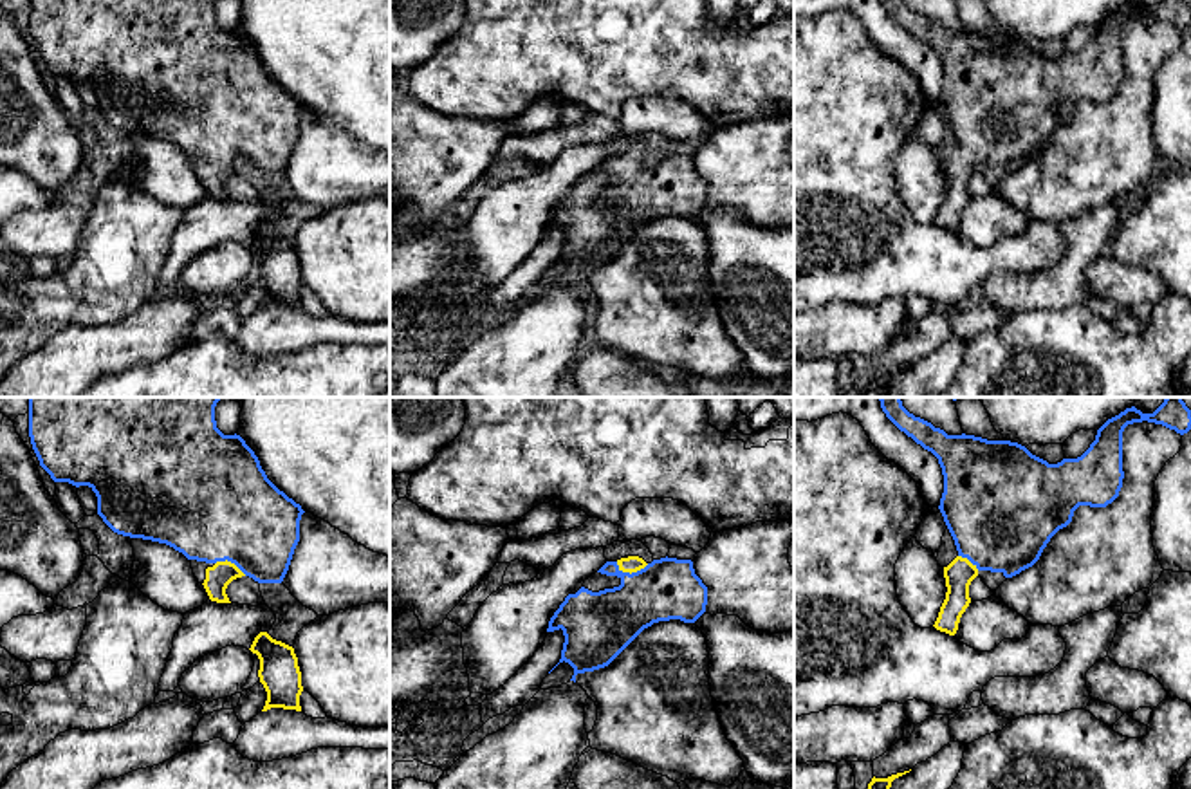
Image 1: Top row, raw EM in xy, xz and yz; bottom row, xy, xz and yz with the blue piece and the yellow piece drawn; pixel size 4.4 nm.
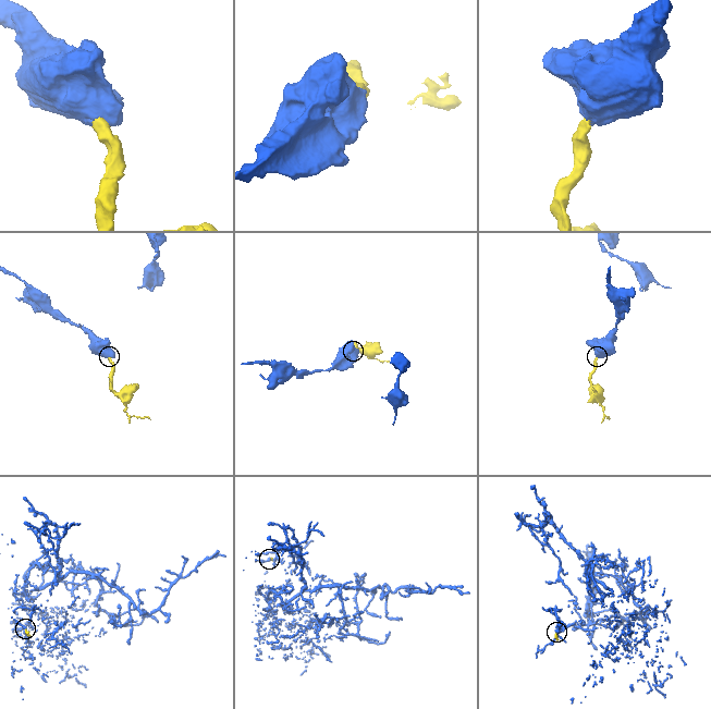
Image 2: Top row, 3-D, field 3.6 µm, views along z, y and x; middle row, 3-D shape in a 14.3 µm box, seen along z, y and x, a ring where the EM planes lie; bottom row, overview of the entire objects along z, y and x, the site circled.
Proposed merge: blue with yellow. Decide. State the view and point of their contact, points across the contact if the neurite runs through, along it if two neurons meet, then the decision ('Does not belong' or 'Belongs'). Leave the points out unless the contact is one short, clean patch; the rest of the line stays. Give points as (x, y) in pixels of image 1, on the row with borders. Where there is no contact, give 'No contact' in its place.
Touches blue at xz (632, 573). Path across: xz (607, 621), (632, 596), (632, 573), (632, 564). Belongs

